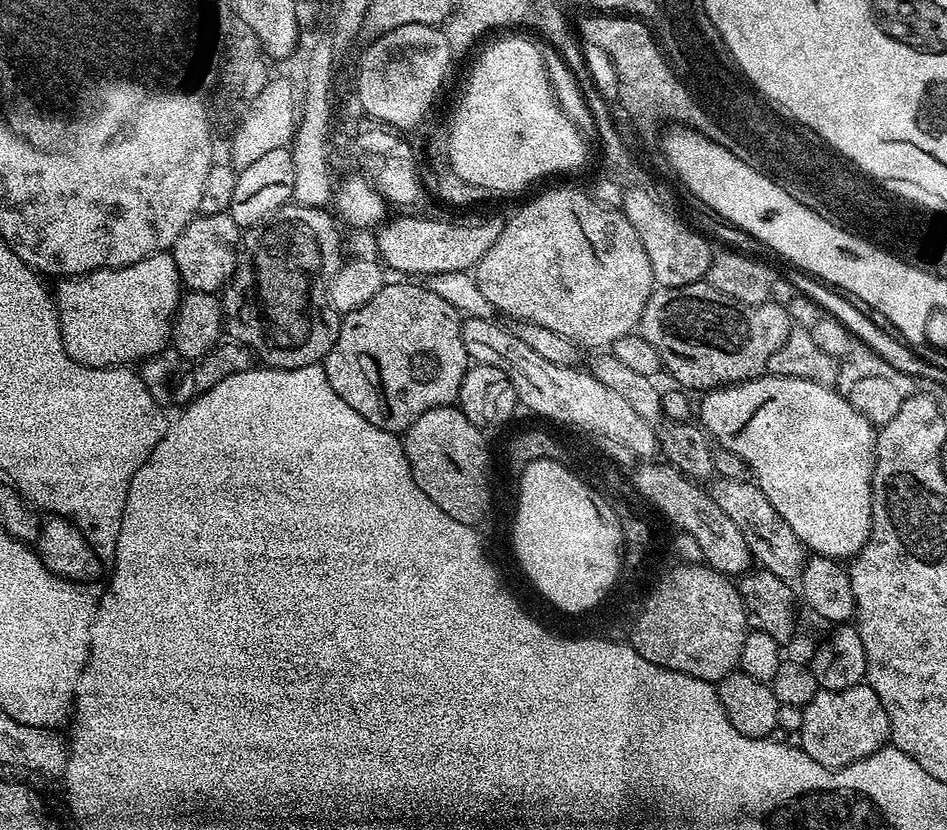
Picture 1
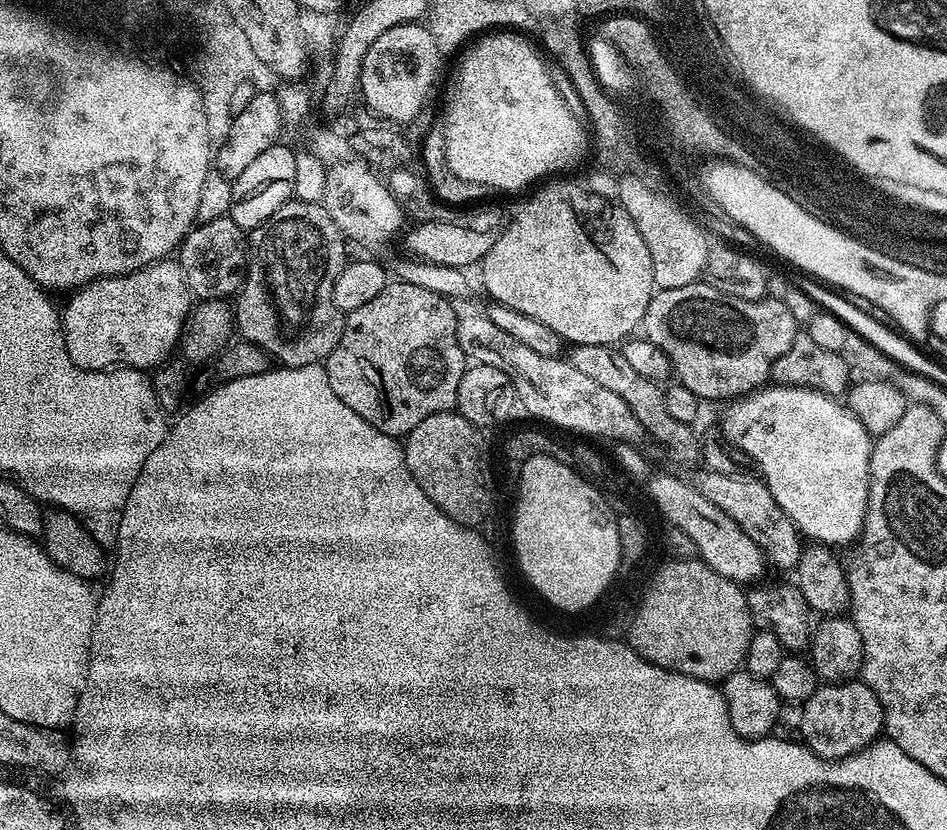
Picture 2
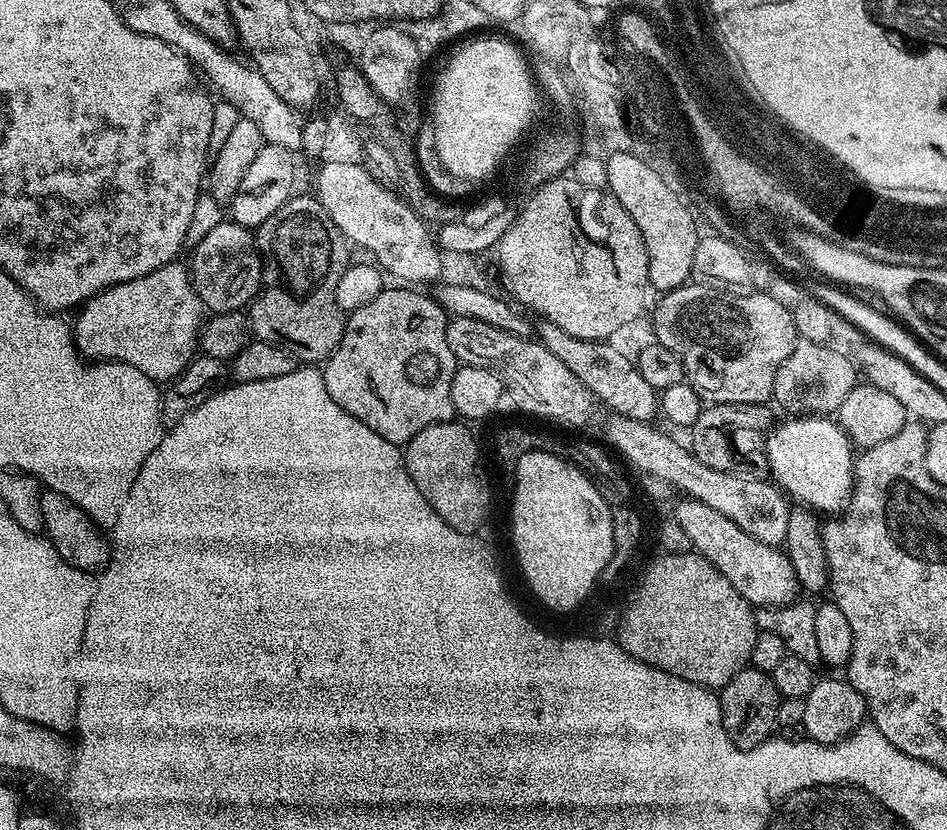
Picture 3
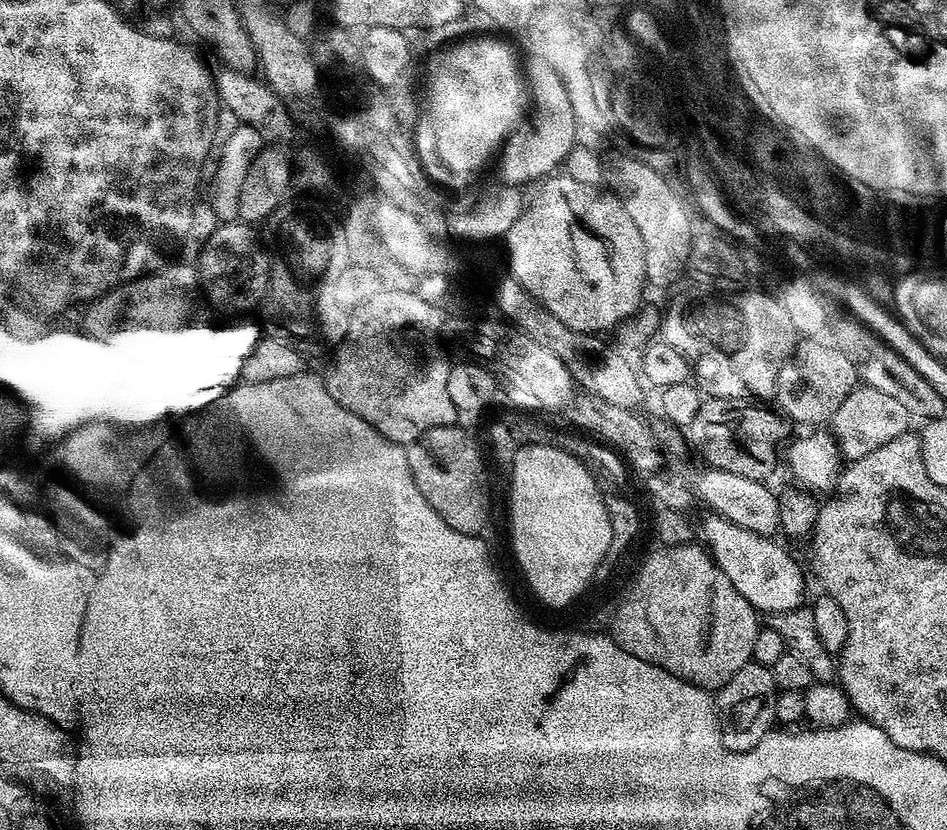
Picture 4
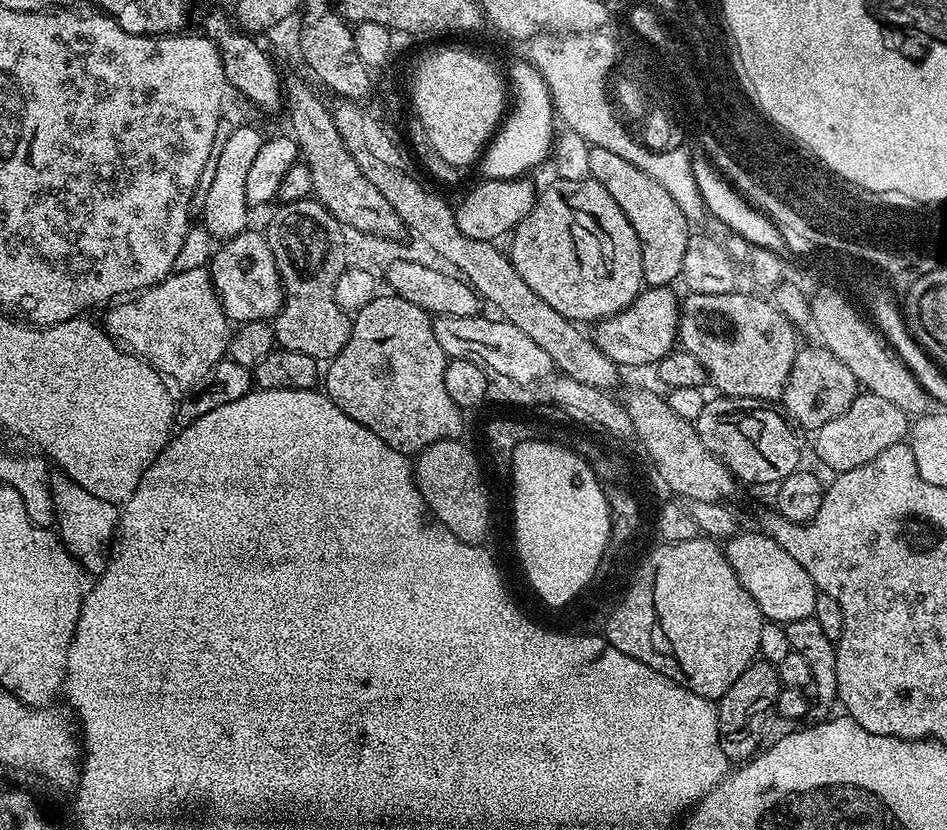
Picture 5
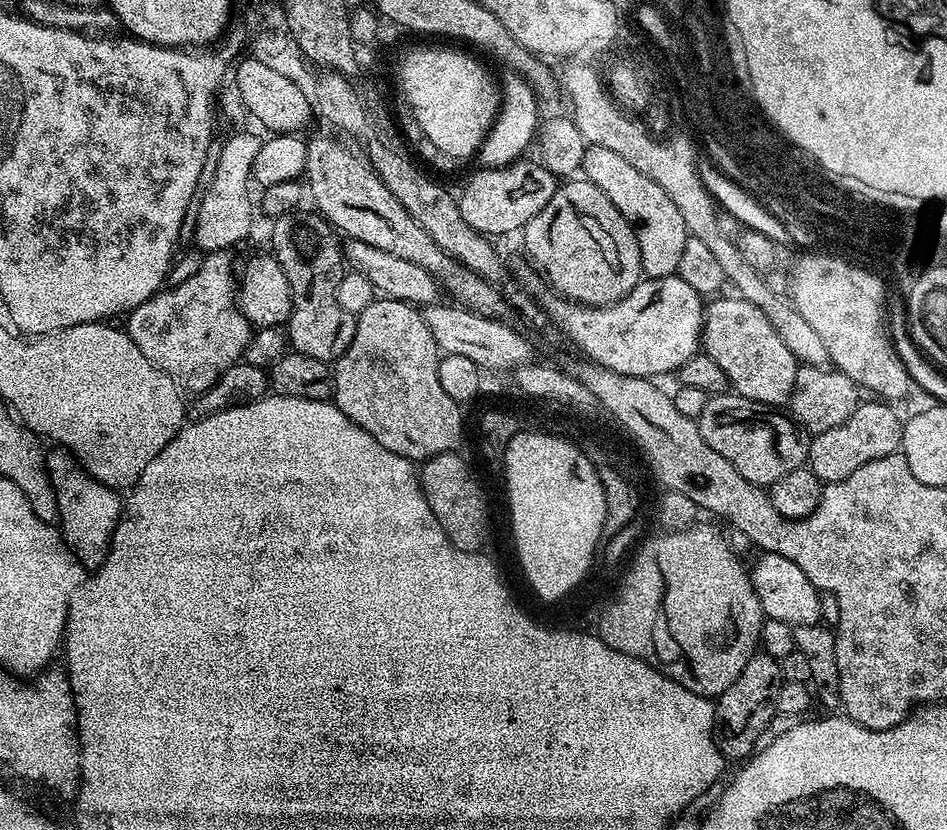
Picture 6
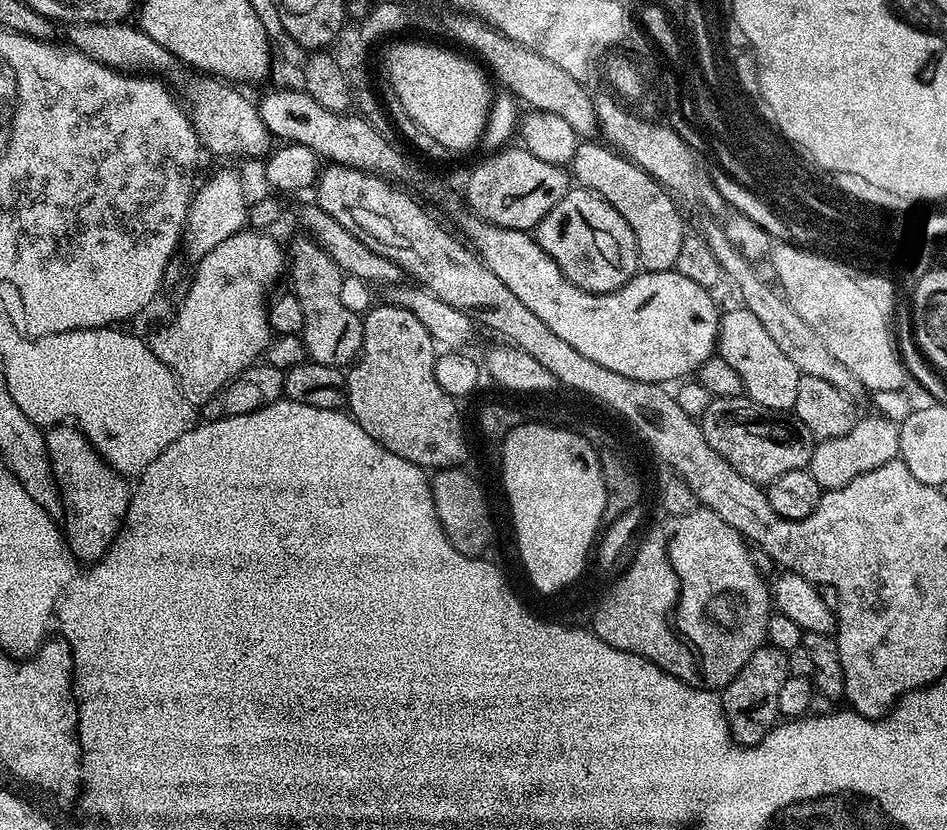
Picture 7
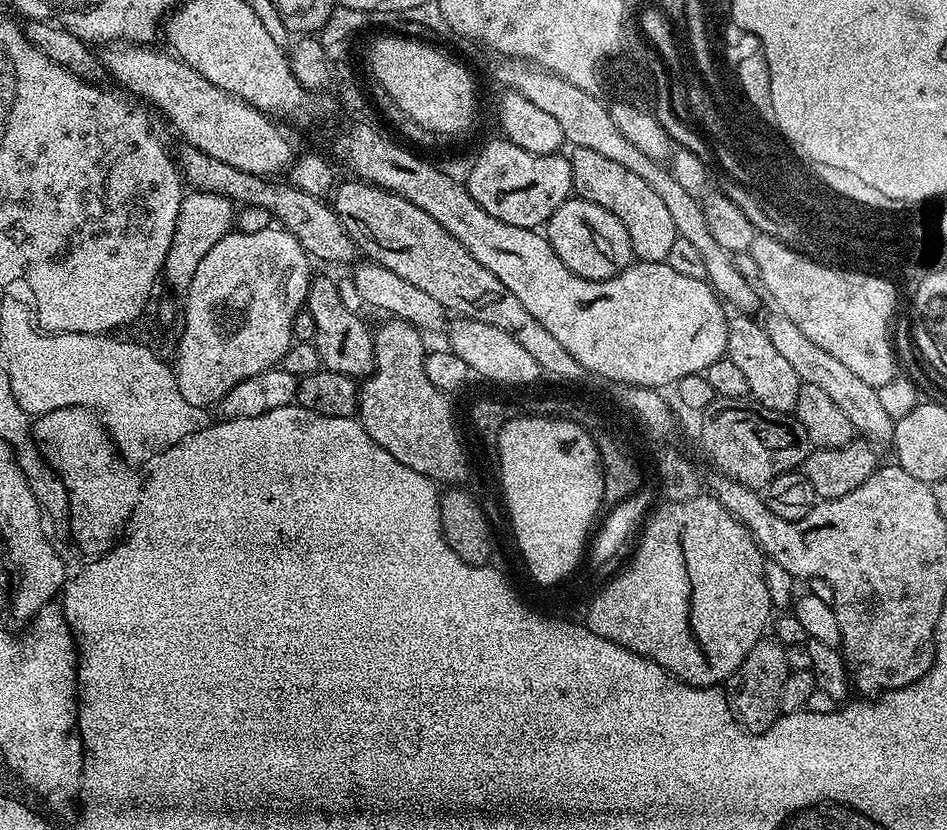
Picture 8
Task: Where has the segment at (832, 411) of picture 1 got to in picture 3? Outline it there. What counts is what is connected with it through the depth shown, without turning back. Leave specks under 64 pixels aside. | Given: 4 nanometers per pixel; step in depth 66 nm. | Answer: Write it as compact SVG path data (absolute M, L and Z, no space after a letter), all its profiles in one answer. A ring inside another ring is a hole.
M800 414L796 418L767 433L766 451L771 479L793 501L796 499L797 505L817 514L839 513L852 498L854 445L835 419L820 414Z

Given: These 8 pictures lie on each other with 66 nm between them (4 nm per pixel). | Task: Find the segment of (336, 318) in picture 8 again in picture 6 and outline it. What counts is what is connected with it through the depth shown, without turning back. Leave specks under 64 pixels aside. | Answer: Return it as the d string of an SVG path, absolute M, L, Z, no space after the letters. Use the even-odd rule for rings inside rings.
M302 211L288 212L285 216L277 217L272 224L273 249L271 248L271 251L282 266L282 274L286 274L292 291L292 313L286 325L288 342L295 351L306 354L310 358L334 362L343 354L346 346L350 346L356 329L356 317L342 310L342 306L338 306L338 282L342 282L346 271L344 249L336 229L319 212Z

